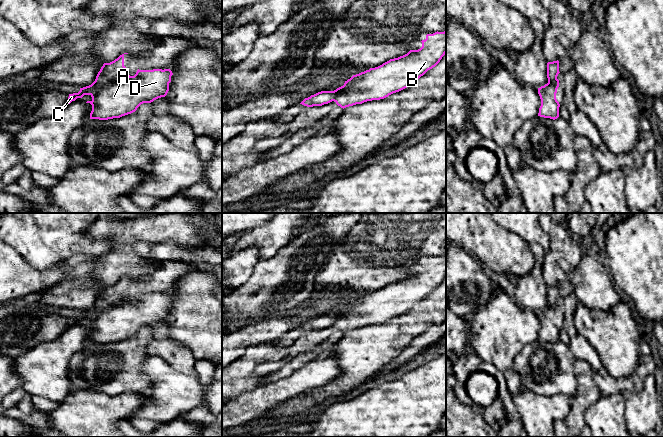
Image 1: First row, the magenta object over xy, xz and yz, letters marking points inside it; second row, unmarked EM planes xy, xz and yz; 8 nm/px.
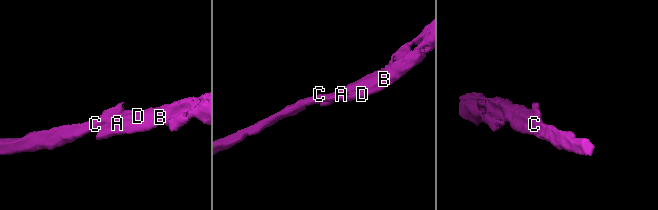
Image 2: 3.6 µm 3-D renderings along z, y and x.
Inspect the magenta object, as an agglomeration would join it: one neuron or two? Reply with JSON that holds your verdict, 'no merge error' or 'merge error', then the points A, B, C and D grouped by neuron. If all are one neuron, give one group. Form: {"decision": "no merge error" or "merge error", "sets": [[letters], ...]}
{"decision": "merge error", "sets": [["A", "B", "D"], ["C"]]}

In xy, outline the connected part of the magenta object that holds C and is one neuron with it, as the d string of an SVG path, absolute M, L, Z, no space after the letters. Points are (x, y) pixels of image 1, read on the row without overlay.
M128 277L120 279L117 283L110 287L104 287L98 296L95 305L89 310L80 312L78 317L69 318L66 329L70 328L72 325L75 325L77 322L82 322L84 319L92 319L99 313L102 313L118 304L122 297L127 293L124 290L125 278Z

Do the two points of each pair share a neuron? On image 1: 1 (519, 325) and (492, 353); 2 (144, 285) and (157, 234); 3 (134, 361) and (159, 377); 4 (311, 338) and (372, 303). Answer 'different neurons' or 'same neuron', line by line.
1: same neuron
2: different neurons
3: different neurons
4: same neuron

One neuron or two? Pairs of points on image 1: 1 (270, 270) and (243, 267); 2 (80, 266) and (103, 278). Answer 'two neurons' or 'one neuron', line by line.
1: two neurons
2: two neurons

